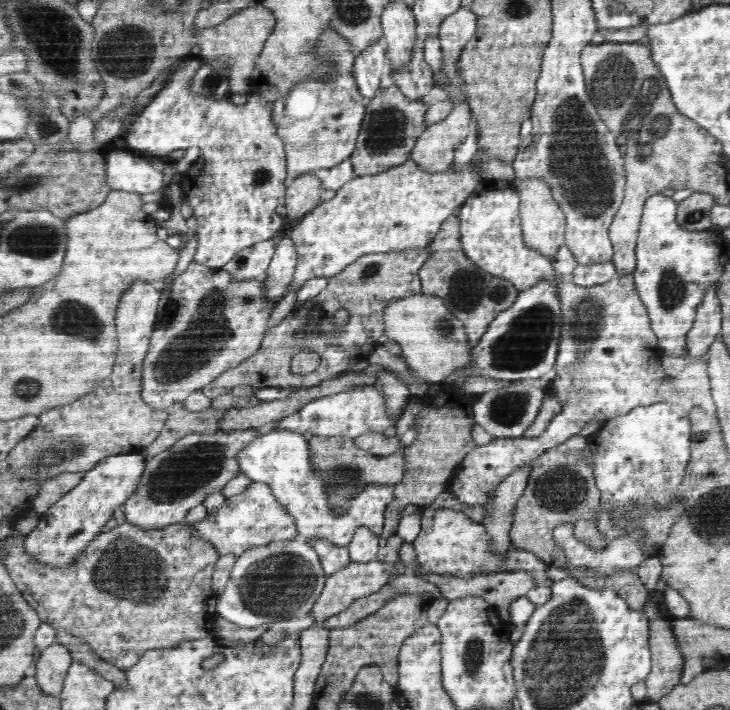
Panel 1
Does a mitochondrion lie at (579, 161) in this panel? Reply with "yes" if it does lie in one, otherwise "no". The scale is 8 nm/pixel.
yes

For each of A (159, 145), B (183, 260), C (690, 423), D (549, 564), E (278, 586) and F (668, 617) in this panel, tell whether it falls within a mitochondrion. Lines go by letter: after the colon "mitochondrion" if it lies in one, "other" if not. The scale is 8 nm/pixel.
A: other
B: other
C: other
D: other
E: mitochondrion
F: other

